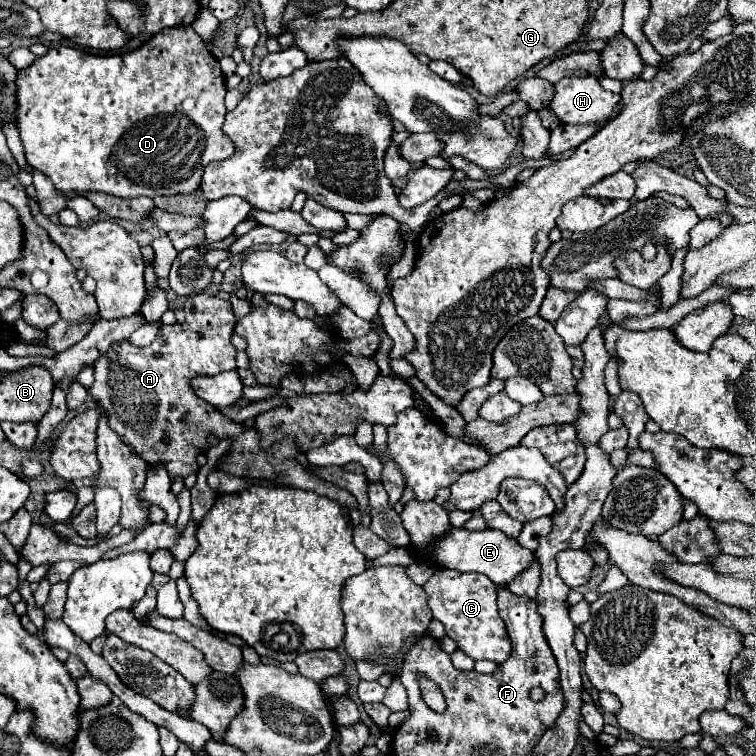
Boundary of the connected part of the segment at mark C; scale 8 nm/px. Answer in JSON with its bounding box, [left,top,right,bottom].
[424,568,512,664]

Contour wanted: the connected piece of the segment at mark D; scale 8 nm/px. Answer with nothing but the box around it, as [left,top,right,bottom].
[16,26,234,198]

